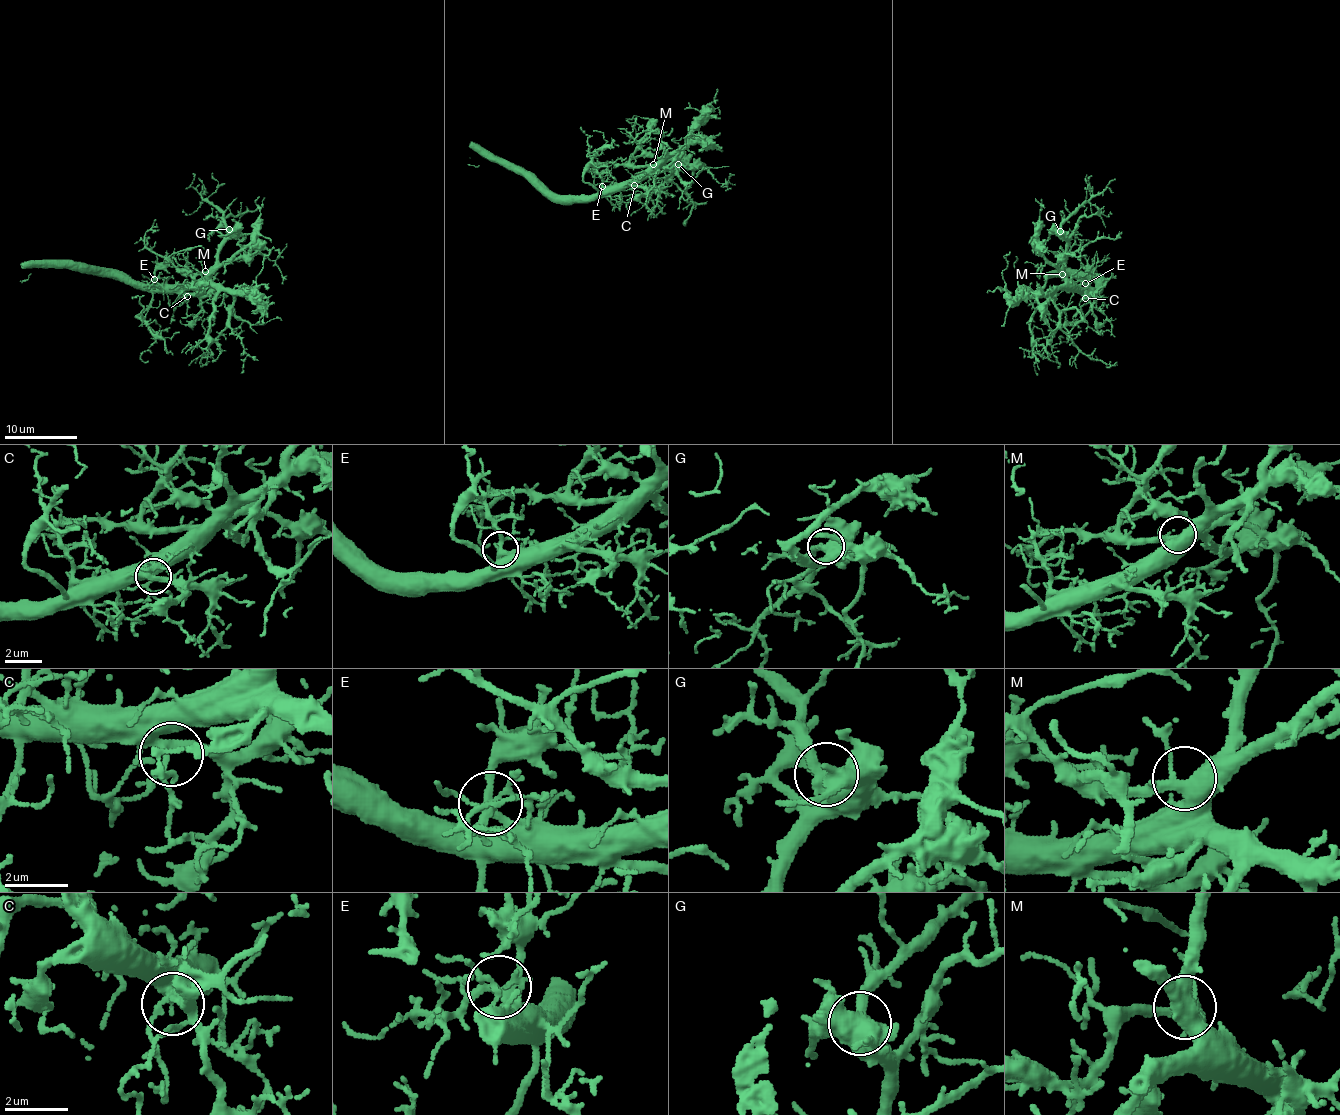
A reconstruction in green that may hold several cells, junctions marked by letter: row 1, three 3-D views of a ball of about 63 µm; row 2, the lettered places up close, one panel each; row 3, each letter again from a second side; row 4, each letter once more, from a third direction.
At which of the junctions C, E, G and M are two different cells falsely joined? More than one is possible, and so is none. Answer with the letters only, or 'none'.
none

